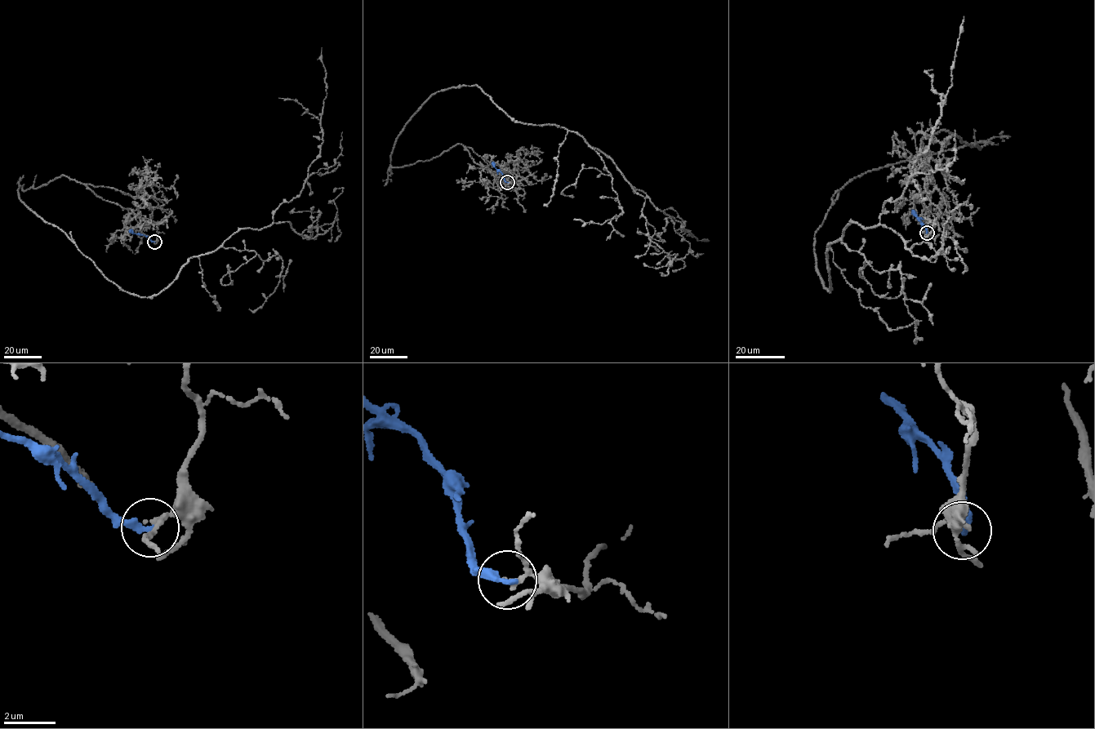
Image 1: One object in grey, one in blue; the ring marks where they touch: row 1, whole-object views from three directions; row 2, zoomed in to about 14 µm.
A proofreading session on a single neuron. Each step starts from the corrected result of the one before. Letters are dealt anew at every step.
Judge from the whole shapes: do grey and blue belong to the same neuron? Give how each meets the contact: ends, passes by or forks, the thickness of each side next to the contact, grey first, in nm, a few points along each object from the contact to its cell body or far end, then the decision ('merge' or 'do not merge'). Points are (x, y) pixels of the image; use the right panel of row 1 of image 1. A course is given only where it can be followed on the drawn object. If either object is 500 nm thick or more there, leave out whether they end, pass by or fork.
grey passes by | blue ends | 150/280 nm | grey via (927, 233), (922, 139), (986, 142), (851, 180), (816, 267), (829, 290), (828, 245), (902, 195), (963, 16) | blue via (927, 233), (911, 210) | do not merge

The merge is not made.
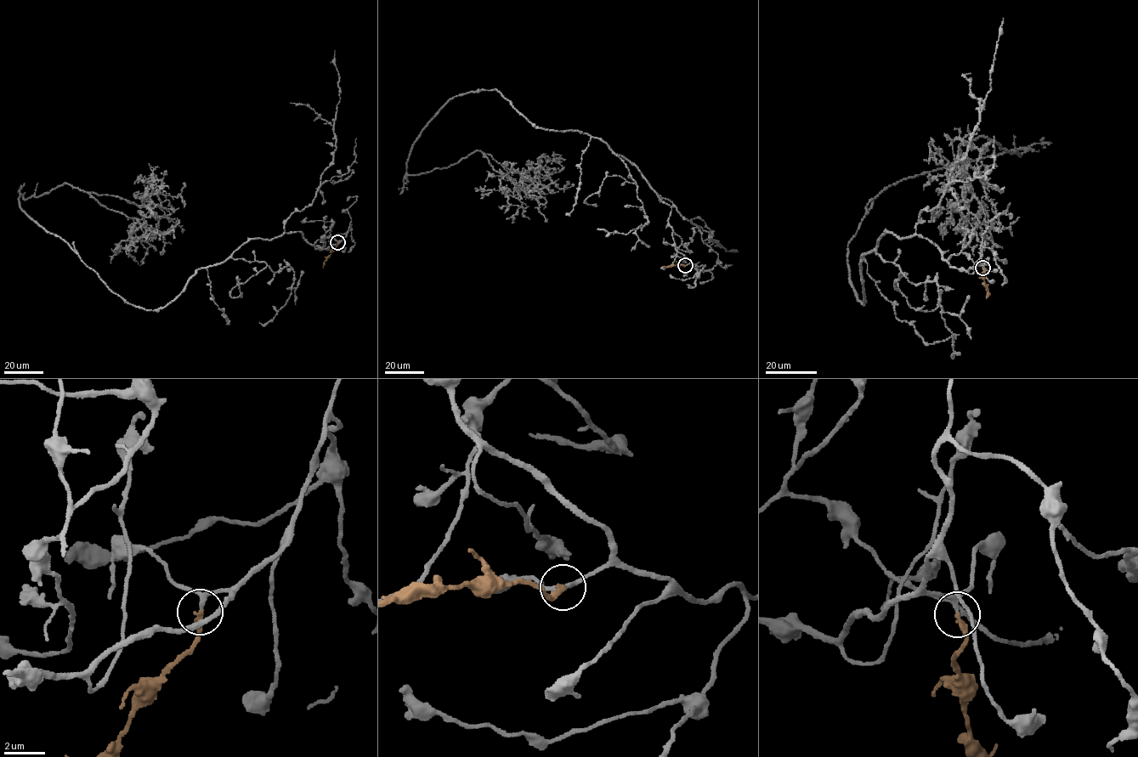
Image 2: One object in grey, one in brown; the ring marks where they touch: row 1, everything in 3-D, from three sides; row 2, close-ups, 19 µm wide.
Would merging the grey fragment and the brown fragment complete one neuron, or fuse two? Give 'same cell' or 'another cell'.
same cell

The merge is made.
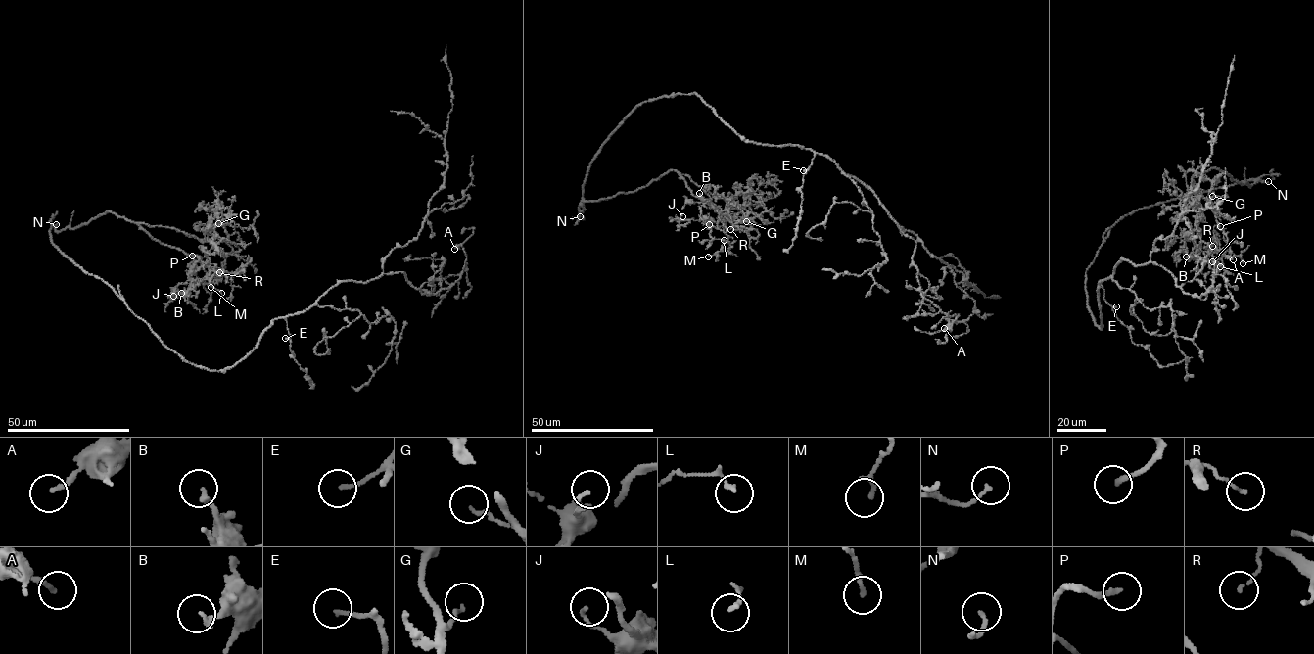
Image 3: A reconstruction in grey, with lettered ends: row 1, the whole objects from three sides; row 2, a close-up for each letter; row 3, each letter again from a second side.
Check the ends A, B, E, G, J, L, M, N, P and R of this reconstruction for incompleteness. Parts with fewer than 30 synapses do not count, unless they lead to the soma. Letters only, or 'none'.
E, P

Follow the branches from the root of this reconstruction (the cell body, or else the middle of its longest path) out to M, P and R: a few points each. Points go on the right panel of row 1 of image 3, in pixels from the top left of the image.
M: (1085, 283), (1126, 214), (1257, 180), (1241, 184), (1212, 168), (1192, 177), (1200, 217), (1216, 249), (1243, 263)
P: (1085, 283), (1126, 214), (1257, 180), (1241, 184), (1215, 168), (1192, 177), (1213, 237), (1220, 226)
R: (1085, 283), (1126, 214), (1257, 180), (1241, 184), (1215, 168), (1192, 177), (1206, 224), (1197, 234), (1212, 246)

